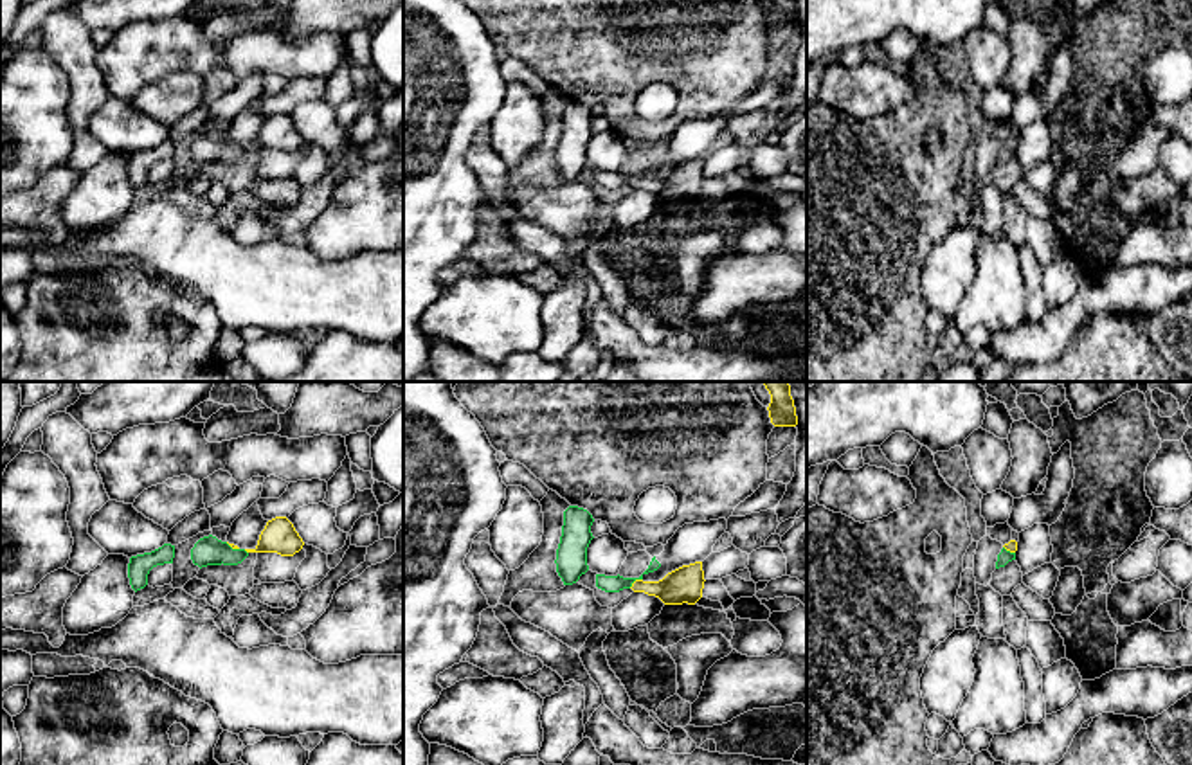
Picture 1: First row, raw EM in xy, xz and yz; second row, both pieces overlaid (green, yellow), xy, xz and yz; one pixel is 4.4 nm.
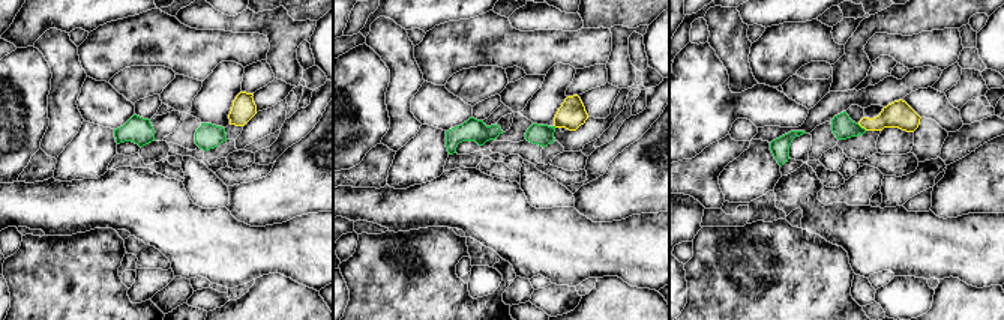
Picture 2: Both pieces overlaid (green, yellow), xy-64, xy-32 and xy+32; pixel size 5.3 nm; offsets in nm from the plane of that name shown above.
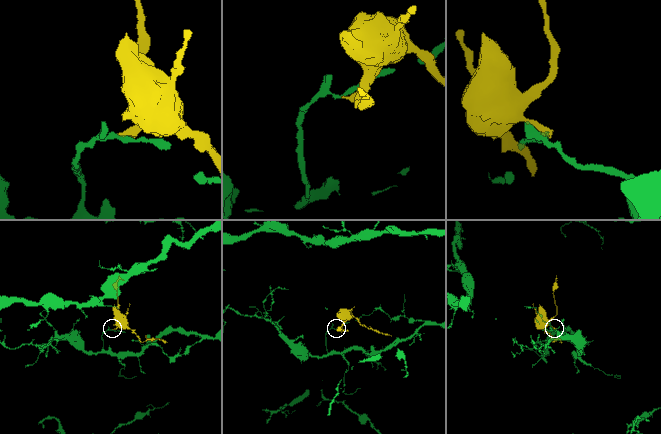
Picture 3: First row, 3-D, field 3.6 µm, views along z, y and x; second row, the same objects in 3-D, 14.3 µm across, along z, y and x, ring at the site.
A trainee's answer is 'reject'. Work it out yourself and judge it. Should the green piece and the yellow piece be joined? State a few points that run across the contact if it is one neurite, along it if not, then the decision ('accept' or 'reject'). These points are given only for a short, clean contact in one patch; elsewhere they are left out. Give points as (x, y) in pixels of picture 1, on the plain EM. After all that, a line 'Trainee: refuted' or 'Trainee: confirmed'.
line xz (641, 175), (629, 184); reject
Trainee: confirmed

